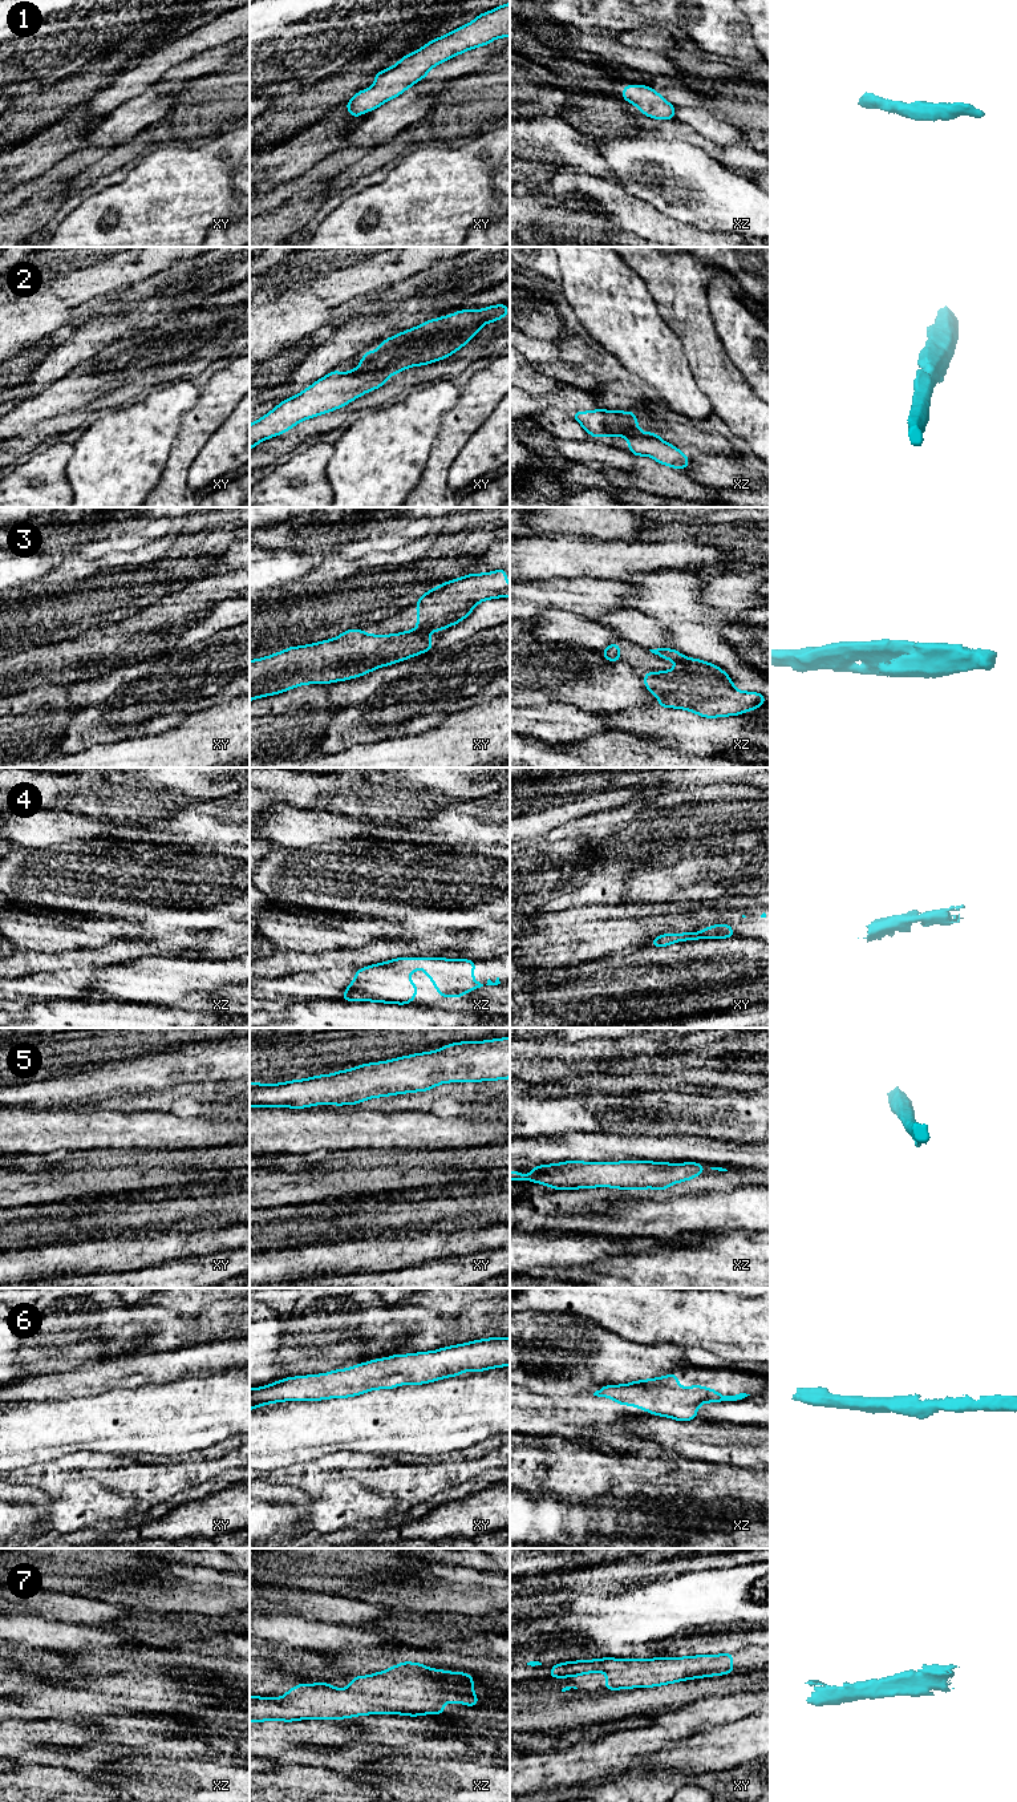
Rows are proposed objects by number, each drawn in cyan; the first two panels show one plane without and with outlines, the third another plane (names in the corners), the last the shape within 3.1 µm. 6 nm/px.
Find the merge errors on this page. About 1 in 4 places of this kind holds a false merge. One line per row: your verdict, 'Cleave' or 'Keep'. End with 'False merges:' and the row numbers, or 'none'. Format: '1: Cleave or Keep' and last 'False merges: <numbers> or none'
1: Keep
2: Keep
3: Keep
4: Keep
5: Keep
6: Keep
7: Keep
False merges: none

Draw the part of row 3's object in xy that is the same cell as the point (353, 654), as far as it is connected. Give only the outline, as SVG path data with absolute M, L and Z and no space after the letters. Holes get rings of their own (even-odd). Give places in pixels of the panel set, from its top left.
M501 568L494 572L470 574L428 590L416 603L417 629L394 635L368 635L362 629L347 629L331 640L303 647L288 647L283 652L251 660L250 701L277 695L304 684L329 684L354 679L377 668L430 651L434 647L434 643L429 639L431 631L439 632L462 621L483 600L510 596L510 586L506 582L506 576L507 570Z

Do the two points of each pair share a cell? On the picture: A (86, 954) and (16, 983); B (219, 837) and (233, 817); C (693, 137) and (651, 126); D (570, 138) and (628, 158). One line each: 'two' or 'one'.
A: one
B: one
C: one
D: two

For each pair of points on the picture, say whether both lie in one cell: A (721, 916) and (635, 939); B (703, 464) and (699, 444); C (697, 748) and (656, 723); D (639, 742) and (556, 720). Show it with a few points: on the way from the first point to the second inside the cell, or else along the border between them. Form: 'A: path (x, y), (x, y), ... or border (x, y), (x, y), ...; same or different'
A: path (700, 916), (681, 918), (672, 923), (656, 926); same
B: border (722, 456), (695, 454), (689, 457); different
C: path (687, 737), (677, 728), (667, 727); same
D: path (619, 744), (599, 744), (587, 733), (576, 729); same

